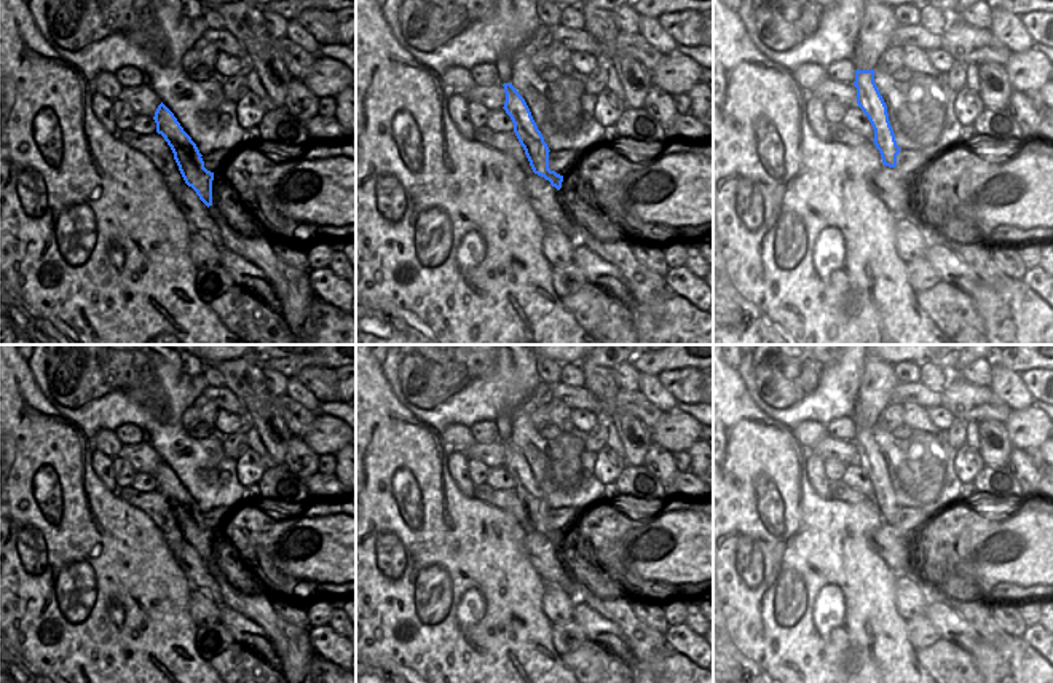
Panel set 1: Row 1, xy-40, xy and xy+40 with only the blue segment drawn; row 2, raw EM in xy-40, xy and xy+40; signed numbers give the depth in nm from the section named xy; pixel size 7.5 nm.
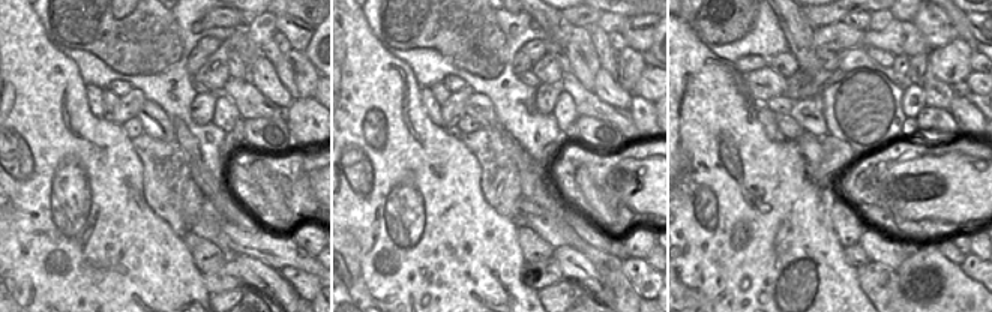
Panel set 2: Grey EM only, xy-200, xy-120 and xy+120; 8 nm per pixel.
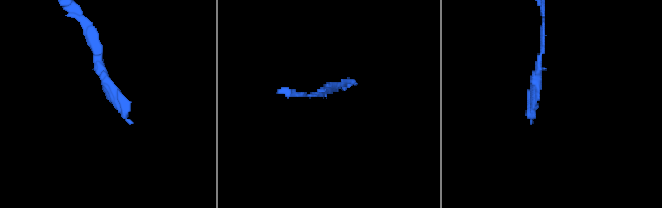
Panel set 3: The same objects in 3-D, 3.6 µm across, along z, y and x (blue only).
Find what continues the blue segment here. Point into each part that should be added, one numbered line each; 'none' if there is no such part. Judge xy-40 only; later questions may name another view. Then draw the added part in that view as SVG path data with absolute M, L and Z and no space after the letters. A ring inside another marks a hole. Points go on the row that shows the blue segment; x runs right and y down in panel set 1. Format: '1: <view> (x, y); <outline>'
1: xy-40 (291, 286); M212 204L207 214L215 220L223 247L244 257L263 270L270 279L274 294L281 303L281 316L297 335L302 324L310 314L310 308L316 298L308 271L286 265L271 249L271 241L266 236L244 235Z

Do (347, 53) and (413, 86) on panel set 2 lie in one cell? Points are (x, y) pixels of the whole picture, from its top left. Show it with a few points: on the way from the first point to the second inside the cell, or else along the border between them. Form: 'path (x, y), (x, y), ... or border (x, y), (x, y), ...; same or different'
path (365, 71), (401, 72); same

